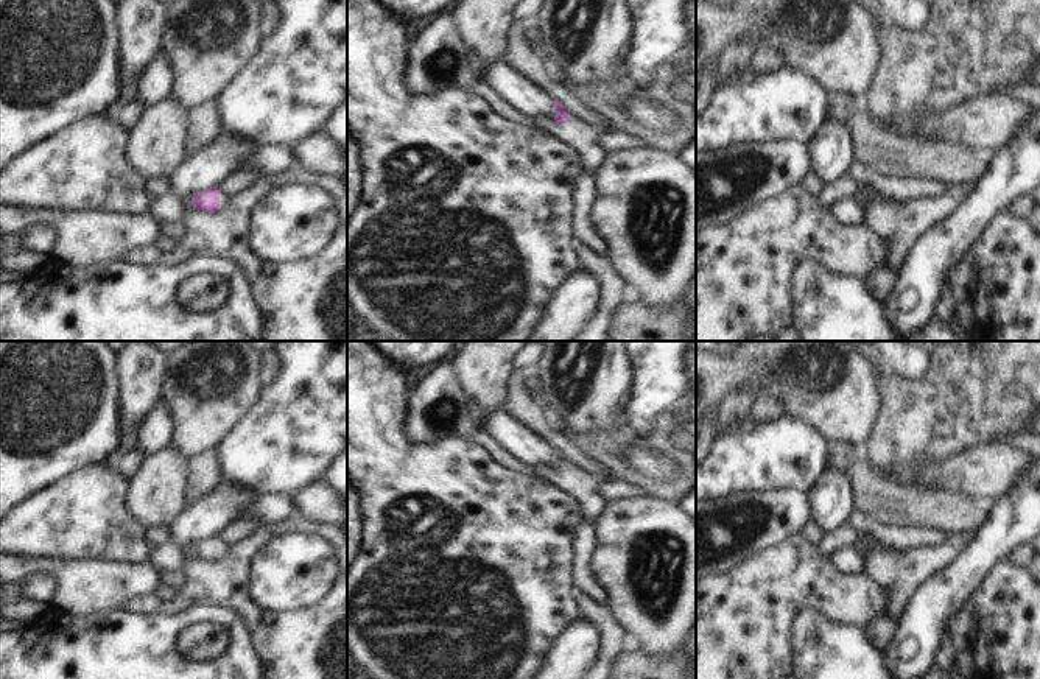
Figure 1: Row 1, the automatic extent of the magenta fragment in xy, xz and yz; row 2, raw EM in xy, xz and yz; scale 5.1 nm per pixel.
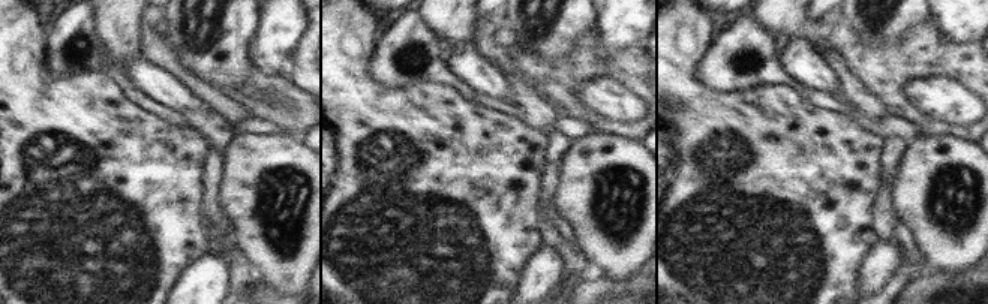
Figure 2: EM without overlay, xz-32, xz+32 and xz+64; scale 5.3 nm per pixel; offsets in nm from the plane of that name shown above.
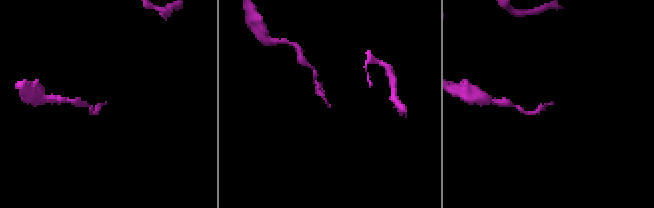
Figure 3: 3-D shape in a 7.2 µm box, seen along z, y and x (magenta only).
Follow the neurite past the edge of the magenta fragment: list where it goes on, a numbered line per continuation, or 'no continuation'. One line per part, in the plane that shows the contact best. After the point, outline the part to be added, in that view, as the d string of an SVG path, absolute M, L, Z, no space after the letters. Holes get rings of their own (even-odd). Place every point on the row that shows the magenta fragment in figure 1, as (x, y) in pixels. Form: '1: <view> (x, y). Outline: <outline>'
1: xz (583, 137). Outline: M574 115L567 121L557 123L554 118L532 118L537 126L545 129L559 142L568 145L581 154L581 170L593 174L606 157L606 150L599 146L598 128L584 123Z

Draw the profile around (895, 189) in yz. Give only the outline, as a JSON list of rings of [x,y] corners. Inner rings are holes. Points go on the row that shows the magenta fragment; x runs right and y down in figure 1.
[[[855,160],[849,174],[859,184],[877,190],[892,202],[909,202],[912,199],[936,199],[947,192],[947,185],[929,178],[901,178],[877,173],[859,160]]]

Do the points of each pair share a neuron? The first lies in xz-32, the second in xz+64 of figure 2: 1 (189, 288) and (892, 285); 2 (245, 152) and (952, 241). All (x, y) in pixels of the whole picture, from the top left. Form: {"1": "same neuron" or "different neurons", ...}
{"1": "different neurons", "2": "same neuron"}

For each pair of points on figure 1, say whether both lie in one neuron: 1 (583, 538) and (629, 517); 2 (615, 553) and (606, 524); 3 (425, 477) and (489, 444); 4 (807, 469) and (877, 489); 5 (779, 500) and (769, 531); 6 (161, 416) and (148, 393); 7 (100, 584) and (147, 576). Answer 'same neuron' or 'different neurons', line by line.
1: different neurons
2: same neuron
3: different neurons
4: different neurons
5: same neuron
6: different neurons
7: same neuron

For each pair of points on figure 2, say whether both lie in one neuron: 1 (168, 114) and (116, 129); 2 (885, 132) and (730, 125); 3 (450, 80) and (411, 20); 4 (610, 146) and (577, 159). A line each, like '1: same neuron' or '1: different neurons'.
1: different neurons
2: different neurons
3: same neuron
4: same neuron

